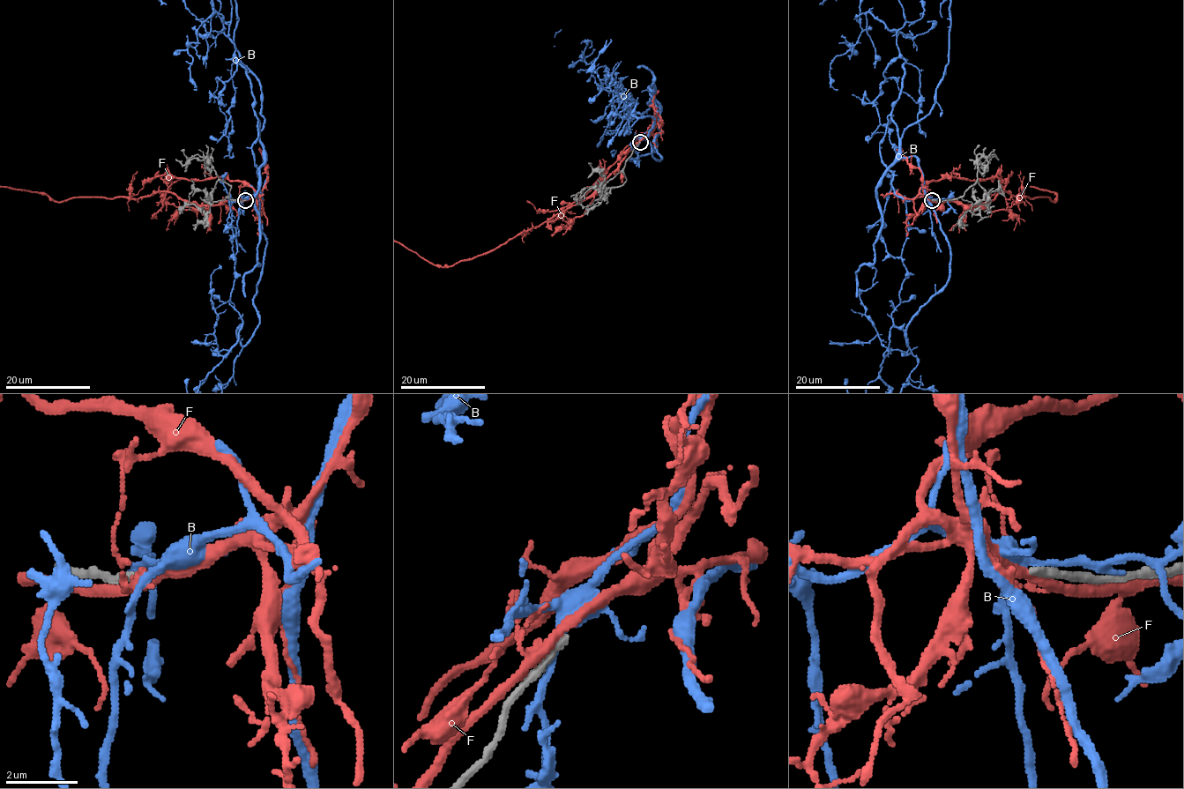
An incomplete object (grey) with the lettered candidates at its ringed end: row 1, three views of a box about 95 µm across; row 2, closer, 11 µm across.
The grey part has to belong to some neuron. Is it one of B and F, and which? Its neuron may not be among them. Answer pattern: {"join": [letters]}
{"join": []}

